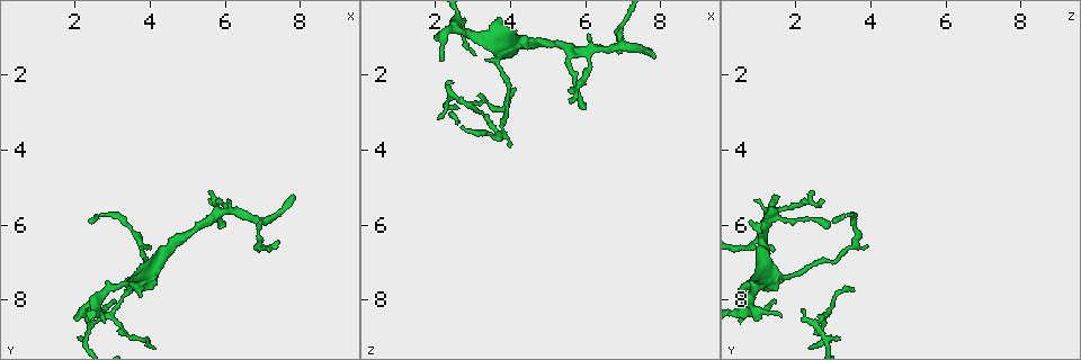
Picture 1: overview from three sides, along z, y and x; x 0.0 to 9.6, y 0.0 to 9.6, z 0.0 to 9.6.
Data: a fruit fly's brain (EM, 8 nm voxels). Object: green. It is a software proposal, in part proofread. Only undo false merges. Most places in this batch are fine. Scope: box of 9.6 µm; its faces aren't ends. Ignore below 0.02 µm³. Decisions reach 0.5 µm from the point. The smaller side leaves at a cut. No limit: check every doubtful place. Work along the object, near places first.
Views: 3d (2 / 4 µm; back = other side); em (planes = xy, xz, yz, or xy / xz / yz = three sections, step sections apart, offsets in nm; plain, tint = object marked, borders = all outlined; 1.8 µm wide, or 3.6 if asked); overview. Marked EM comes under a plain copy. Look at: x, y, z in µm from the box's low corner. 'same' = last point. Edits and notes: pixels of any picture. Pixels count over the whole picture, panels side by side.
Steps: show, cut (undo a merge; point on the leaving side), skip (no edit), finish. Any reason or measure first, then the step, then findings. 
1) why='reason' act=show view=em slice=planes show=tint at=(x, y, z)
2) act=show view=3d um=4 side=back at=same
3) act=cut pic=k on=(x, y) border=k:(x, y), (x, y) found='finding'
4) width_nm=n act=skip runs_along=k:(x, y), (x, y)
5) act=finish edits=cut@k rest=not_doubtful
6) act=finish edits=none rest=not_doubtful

why='abrupt turn' act=show view=em slice=xy step=4 show=tint at=(6.00, 5.60, 1.40)

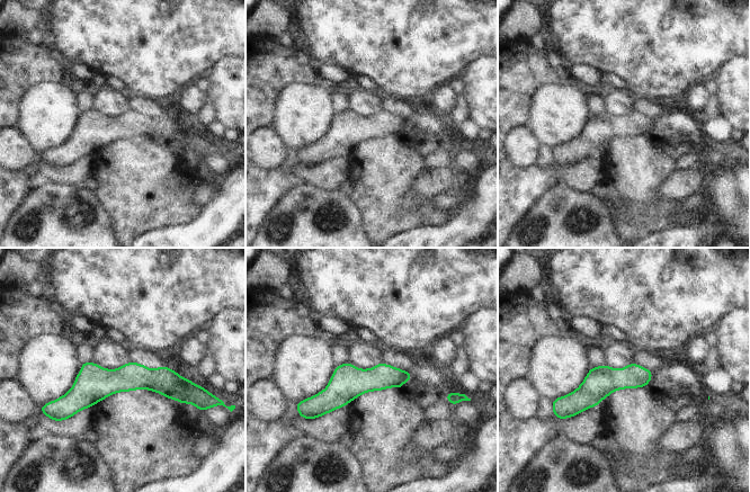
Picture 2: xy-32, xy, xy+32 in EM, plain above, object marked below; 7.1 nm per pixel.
why='cut it another way' act=show view=em slice=planes show=tint at=same

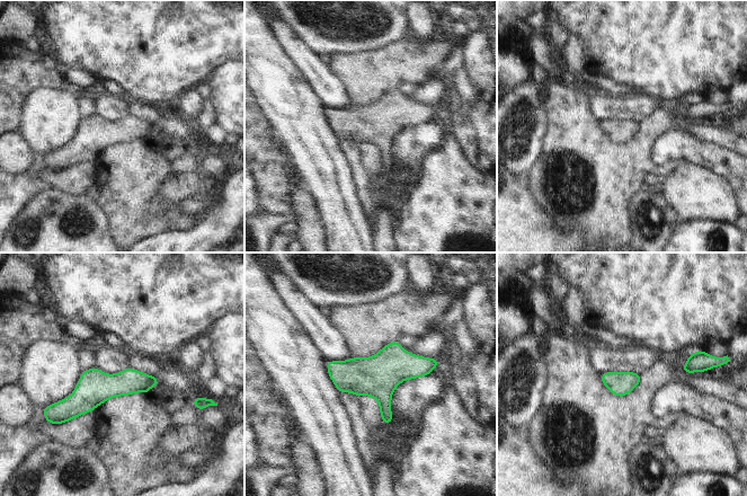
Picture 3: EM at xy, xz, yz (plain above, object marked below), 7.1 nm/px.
act=skip runs_along=3:(435, 362), (330, 373) found='all the same cell'

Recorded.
why='sharp bend' act=show view=3d um=2 at=(2.85, 8.45, 2.75)

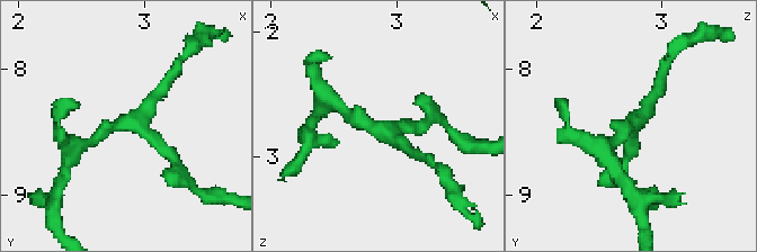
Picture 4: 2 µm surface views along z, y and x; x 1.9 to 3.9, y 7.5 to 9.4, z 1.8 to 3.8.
why='need the tissue' act=show view=em um=3.6 slice=planes show=tint at=(2.90, 8.42, 2.74)

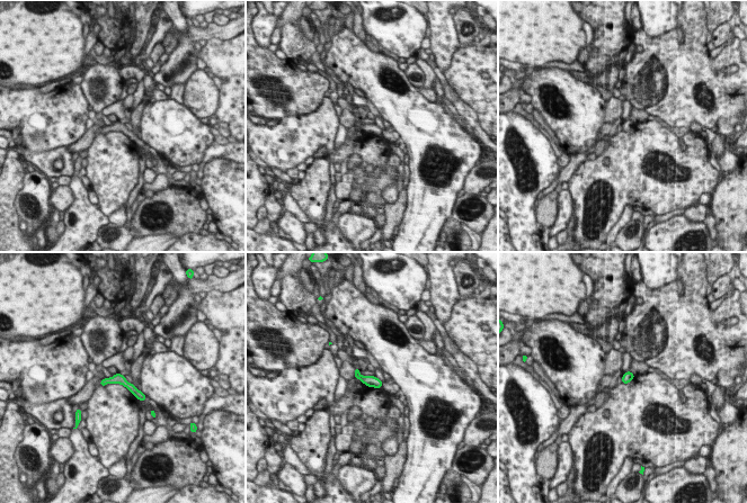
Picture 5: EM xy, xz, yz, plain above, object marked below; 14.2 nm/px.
width_nm=140 act=skip runs_along=5:(103, 383), (122, 380), (142, 397) found='one cell here'

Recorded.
why='three-way junction' act=show view=em slice=planes show=tint at=(3.85, 7.45, 1.25)

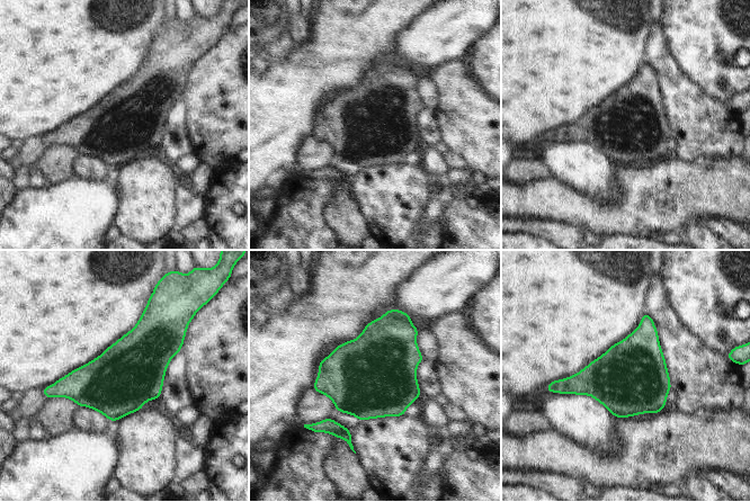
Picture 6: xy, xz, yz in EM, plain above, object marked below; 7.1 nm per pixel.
width_nm=480 act=skip found='all the same cell'

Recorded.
why='narrows sharply' act=show view=3d um=2 at=(6.85, 5.85, 1.25)

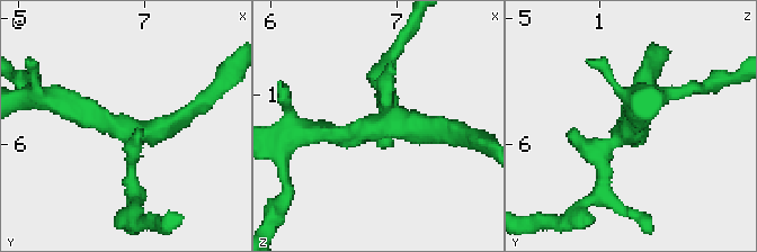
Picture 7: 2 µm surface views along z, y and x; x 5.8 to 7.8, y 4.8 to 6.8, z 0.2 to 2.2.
act=show view=em slice=xy step=16 show=tint at=(6.90, 5.92, 1.24)

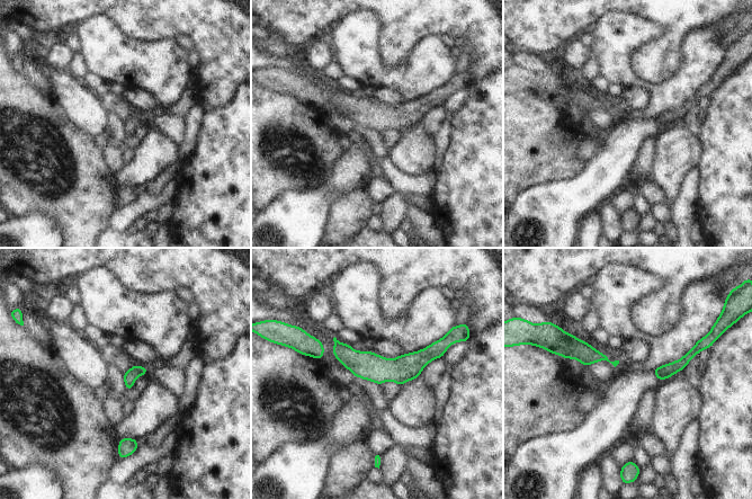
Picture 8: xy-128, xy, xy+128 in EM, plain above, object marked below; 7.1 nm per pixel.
act=show view=em slice=planes show=tint at=same

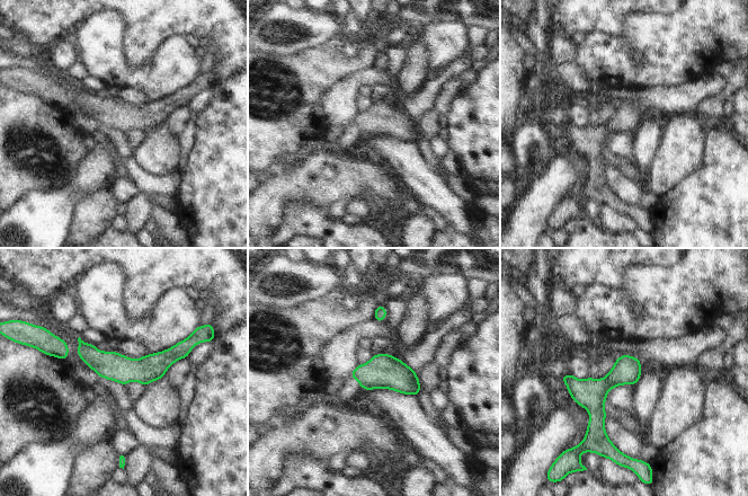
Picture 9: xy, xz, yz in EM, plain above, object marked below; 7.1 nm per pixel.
act=skip runs_along=9:(80, 348), (114, 366), (185, 351) found='all the same cell'

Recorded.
act=finish edits=none rest=not_doubtful

